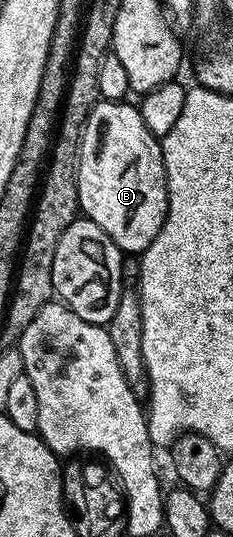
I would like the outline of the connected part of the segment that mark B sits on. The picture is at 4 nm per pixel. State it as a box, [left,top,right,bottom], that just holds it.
[77,101,169,253]

